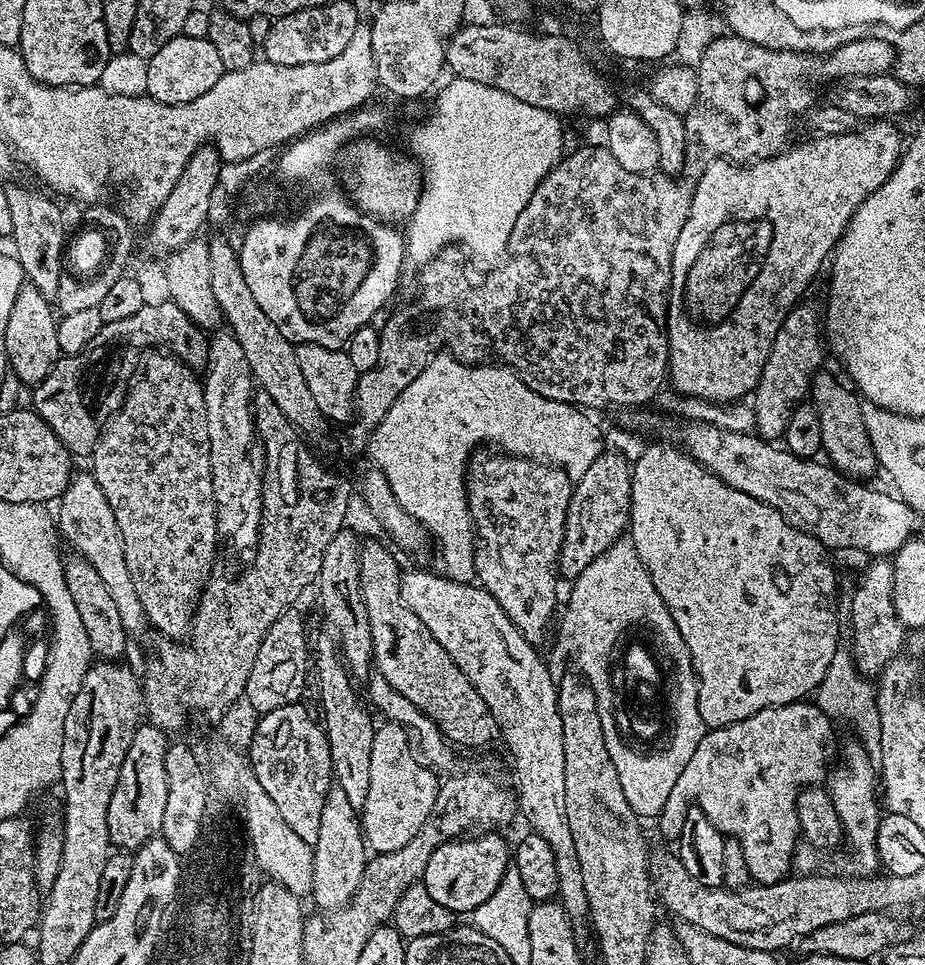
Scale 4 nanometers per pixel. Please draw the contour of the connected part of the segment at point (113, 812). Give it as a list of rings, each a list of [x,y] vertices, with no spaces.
[[[151,722],[137,727],[130,750],[126,750],[126,758],[122,758],[122,770],[118,770],[118,782],[114,786],[114,794],[110,794],[110,806],[106,810],[108,842],[113,849],[141,848],[159,833],[168,793],[164,755],[169,743],[166,733]]]

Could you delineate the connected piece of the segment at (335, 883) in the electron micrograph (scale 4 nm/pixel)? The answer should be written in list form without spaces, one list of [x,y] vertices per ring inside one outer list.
[[[333,786],[326,794],[326,802],[322,806],[322,818],[318,822],[318,838],[312,848],[314,862],[314,885],[310,896],[316,899],[325,913],[331,914],[338,908],[346,908],[353,902],[353,897],[362,880],[363,868],[370,859],[369,849],[366,847],[364,830],[358,809],[350,806],[349,800],[342,789]]]

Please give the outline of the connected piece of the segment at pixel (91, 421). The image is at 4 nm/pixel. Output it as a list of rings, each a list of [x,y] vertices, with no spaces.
[[[146,302],[142,310],[130,314],[130,318],[105,322],[78,355],[63,355],[56,360],[50,374],[31,391],[33,411],[55,429],[73,457],[80,458],[83,452],[86,456],[91,455],[108,421],[128,396],[130,384],[124,381],[124,375],[137,371],[138,361],[145,353],[163,350],[185,361],[189,368],[200,370],[208,363],[209,341],[209,337],[176,304]]]

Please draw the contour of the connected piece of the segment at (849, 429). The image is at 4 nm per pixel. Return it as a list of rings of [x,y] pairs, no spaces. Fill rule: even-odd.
[[[822,368],[813,373],[812,381],[809,384],[809,401],[818,414],[822,431],[822,450],[829,463],[837,471],[848,476],[859,476],[858,474],[868,473],[876,458],[869,445],[861,448],[858,453],[856,446],[856,432],[864,432],[864,420],[860,416],[861,401],[859,397],[849,388],[844,388],[830,373]]]

